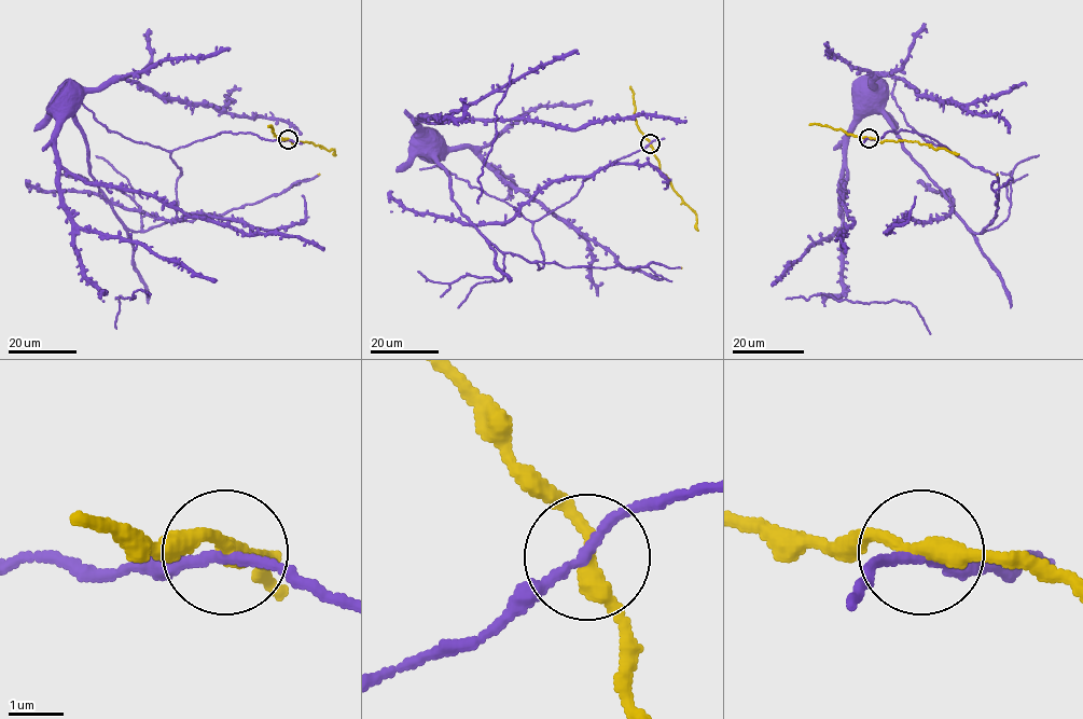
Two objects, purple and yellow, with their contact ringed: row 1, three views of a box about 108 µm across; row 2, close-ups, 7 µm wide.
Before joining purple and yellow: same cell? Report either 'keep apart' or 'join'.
join

